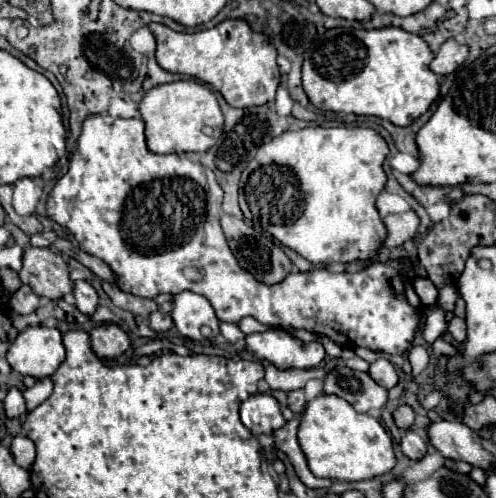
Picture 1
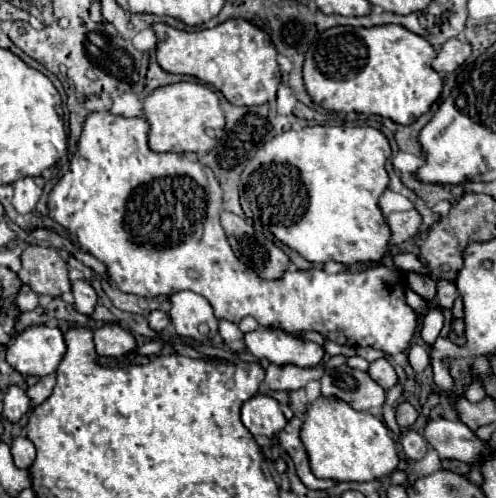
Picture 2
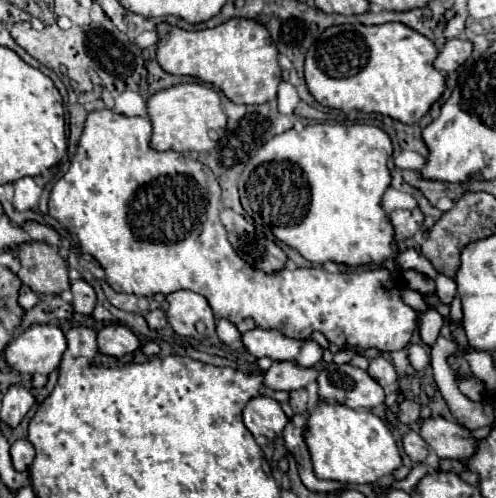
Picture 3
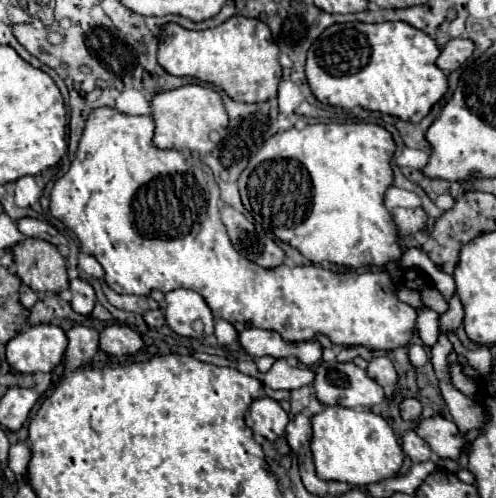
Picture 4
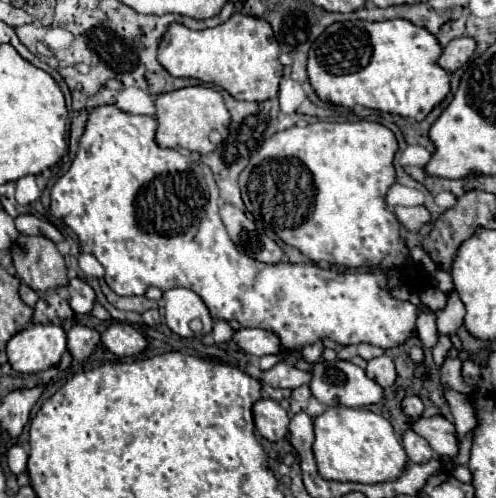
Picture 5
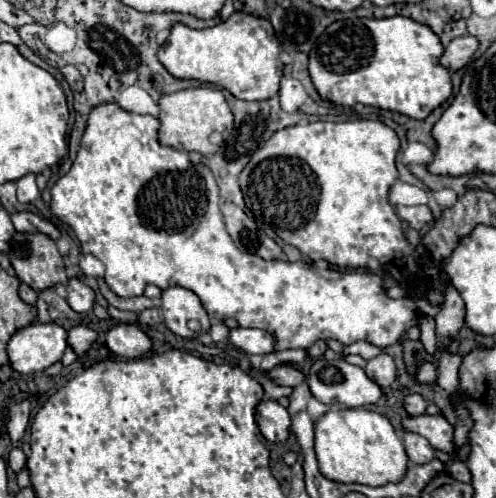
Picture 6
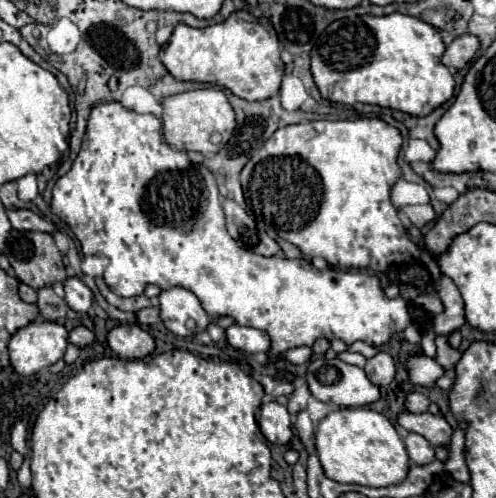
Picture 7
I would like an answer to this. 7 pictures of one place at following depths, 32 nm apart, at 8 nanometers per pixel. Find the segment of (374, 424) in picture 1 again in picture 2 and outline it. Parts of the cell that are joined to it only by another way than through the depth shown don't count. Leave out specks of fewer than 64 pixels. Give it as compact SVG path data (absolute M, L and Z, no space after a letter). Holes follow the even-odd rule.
M316 398L300 428L300 440L310 460L316 478L330 478L338 482L368 482L388 476L398 466L396 444L390 438L384 422L368 412L356 412L340 398Z

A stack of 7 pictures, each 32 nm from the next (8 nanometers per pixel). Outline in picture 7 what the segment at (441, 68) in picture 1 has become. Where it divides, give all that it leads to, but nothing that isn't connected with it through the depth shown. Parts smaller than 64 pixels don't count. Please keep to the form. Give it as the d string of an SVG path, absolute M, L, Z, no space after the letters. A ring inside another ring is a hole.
M462 34L458 38L452 40L452 44L446 48L444 56L442 56L442 64L444 66L452 66L456 70L464 68L476 54L476 50L480 48L480 42L476 36L472 34Z

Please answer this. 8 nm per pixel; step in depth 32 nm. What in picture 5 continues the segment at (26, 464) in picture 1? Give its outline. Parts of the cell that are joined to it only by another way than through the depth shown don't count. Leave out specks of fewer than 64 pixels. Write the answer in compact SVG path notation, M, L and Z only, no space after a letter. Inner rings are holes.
M14 444L8 450L8 468L18 476L26 472L26 462L28 462L28 452L20 444Z

